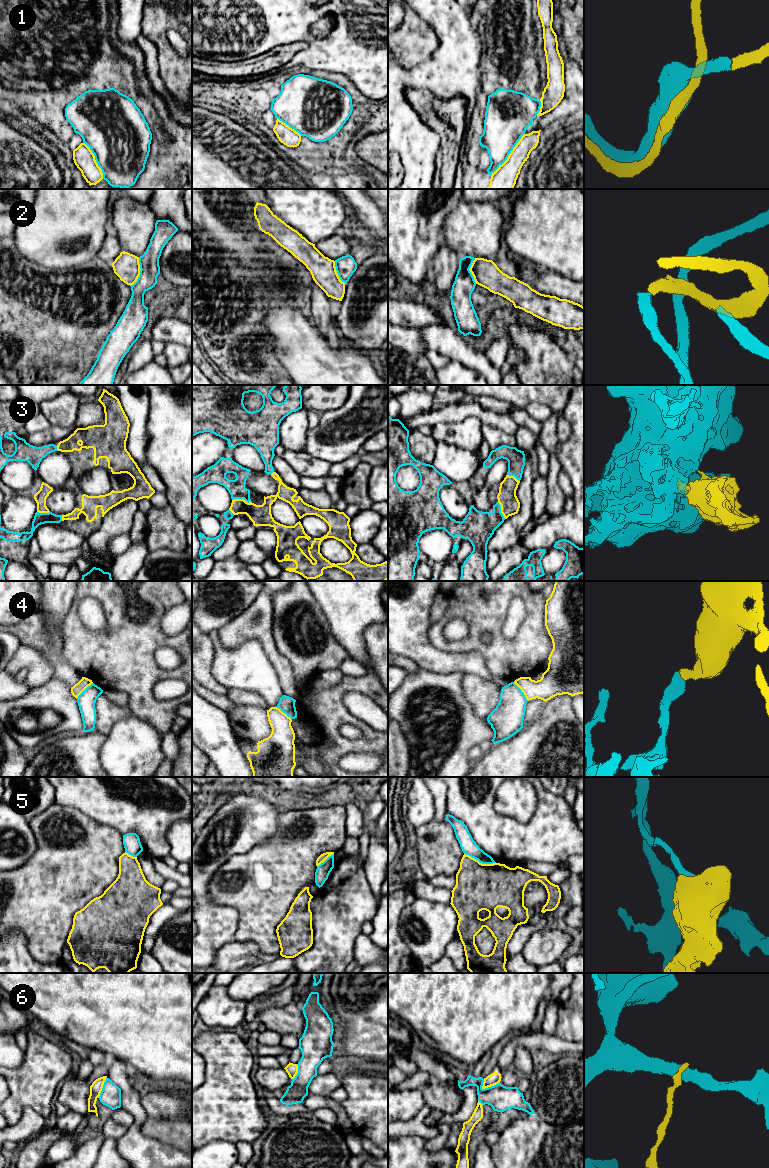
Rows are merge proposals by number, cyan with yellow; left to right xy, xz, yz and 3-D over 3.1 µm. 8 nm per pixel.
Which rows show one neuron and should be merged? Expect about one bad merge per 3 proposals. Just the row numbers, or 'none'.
1, 2, 3

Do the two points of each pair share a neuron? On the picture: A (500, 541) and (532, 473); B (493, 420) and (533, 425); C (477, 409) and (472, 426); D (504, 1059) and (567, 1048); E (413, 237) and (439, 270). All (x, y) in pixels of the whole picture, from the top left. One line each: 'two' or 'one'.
A: one
B: two
C: two
D: one
E: two

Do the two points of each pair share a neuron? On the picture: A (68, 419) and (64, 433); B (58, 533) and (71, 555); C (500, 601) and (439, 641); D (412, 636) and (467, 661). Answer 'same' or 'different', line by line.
A: different
B: different
C: same
D: same

